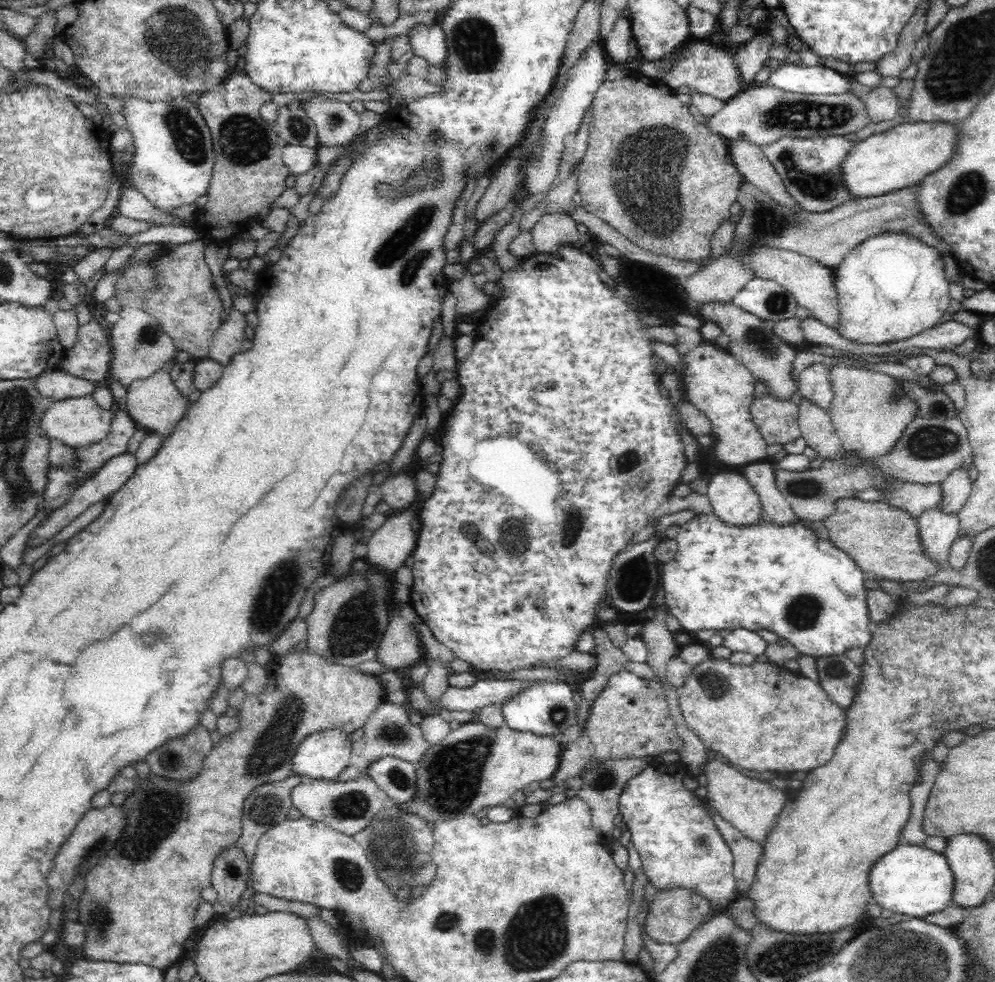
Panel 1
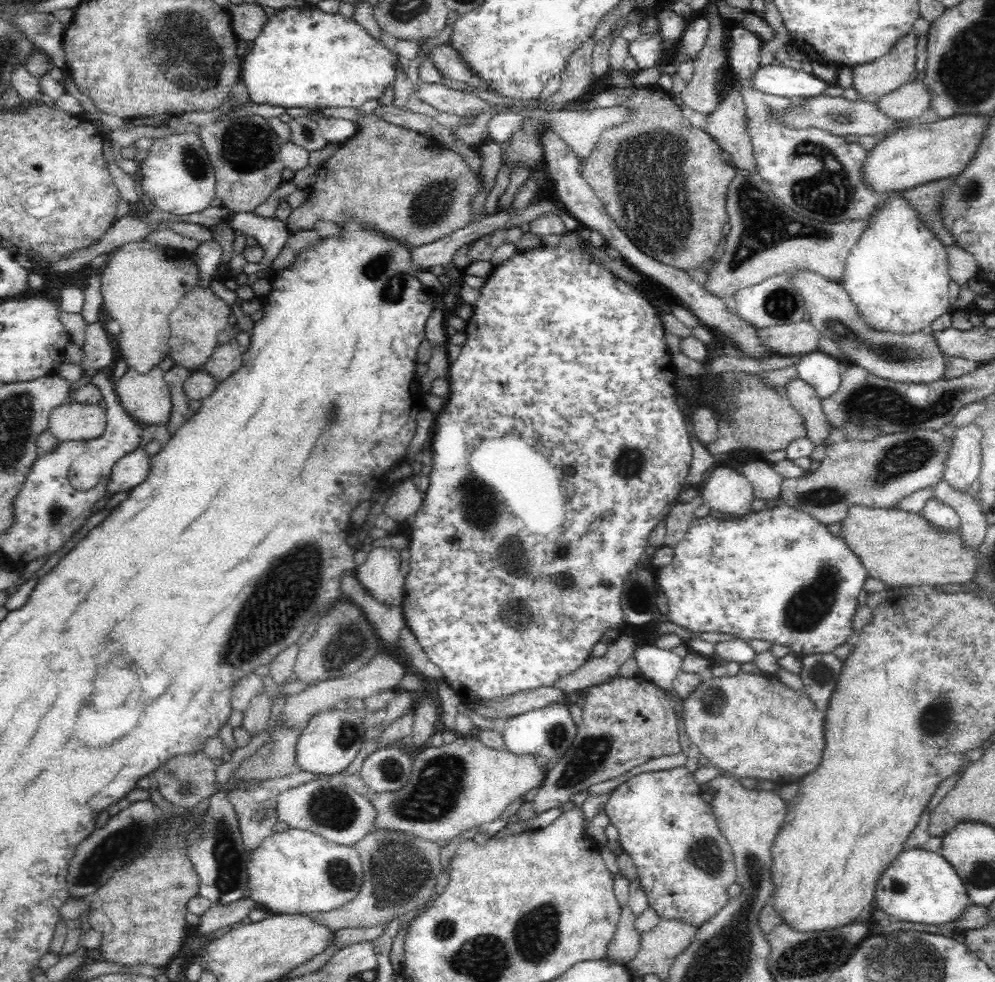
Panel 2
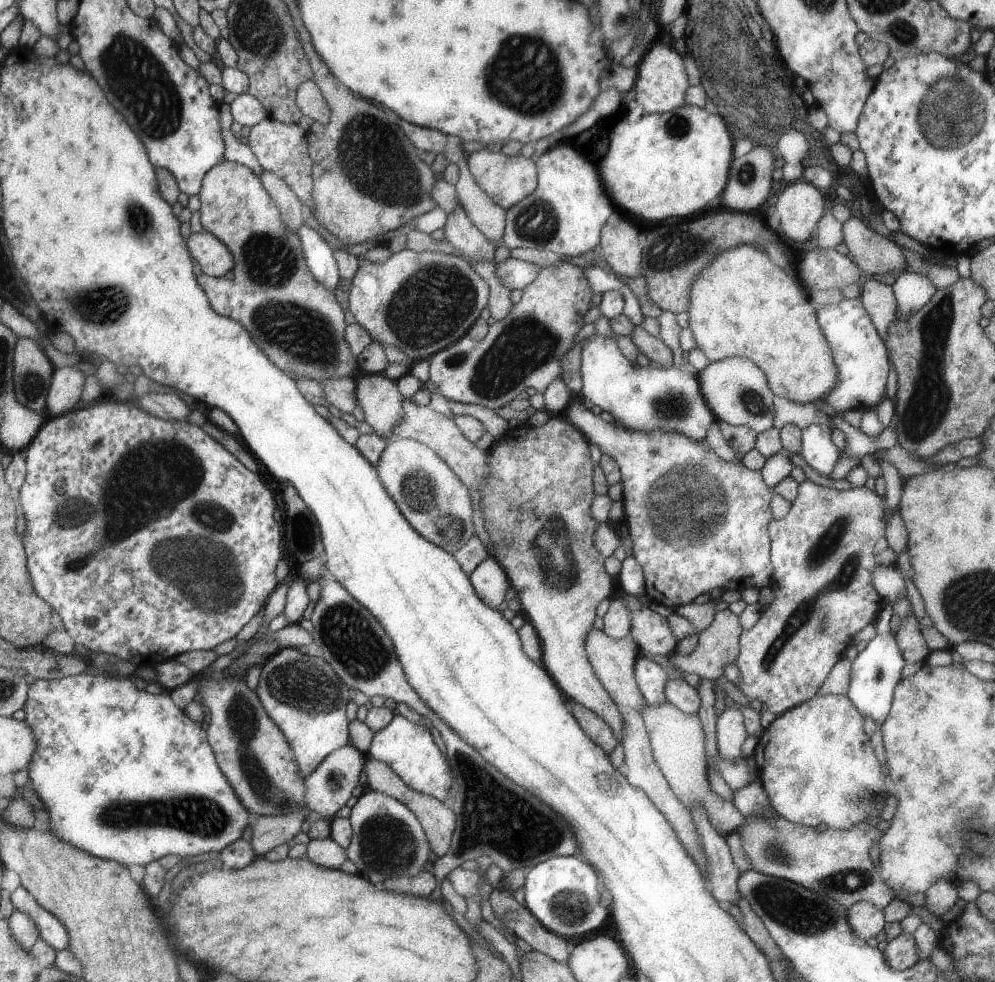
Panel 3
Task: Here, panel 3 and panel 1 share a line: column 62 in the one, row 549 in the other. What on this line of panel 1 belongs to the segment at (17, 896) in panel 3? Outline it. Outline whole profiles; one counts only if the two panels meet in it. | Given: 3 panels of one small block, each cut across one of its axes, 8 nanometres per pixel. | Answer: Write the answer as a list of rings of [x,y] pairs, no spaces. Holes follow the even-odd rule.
[[[928,509],[916,518],[916,534],[924,558],[936,567],[945,568],[949,562],[951,546],[956,541],[958,515],[946,514],[940,509]]]

